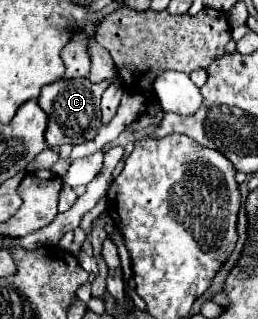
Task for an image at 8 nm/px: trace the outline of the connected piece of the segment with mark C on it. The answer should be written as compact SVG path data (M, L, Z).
M81 77L81 79L59 79L51 85L45 85L37 101L49 117L47 131L45 131L47 145L59 147L65 143L79 145L79 143L93 141L101 127L101 95L109 87L109 83L111 81L101 81L95 85L89 83L87 77Z

